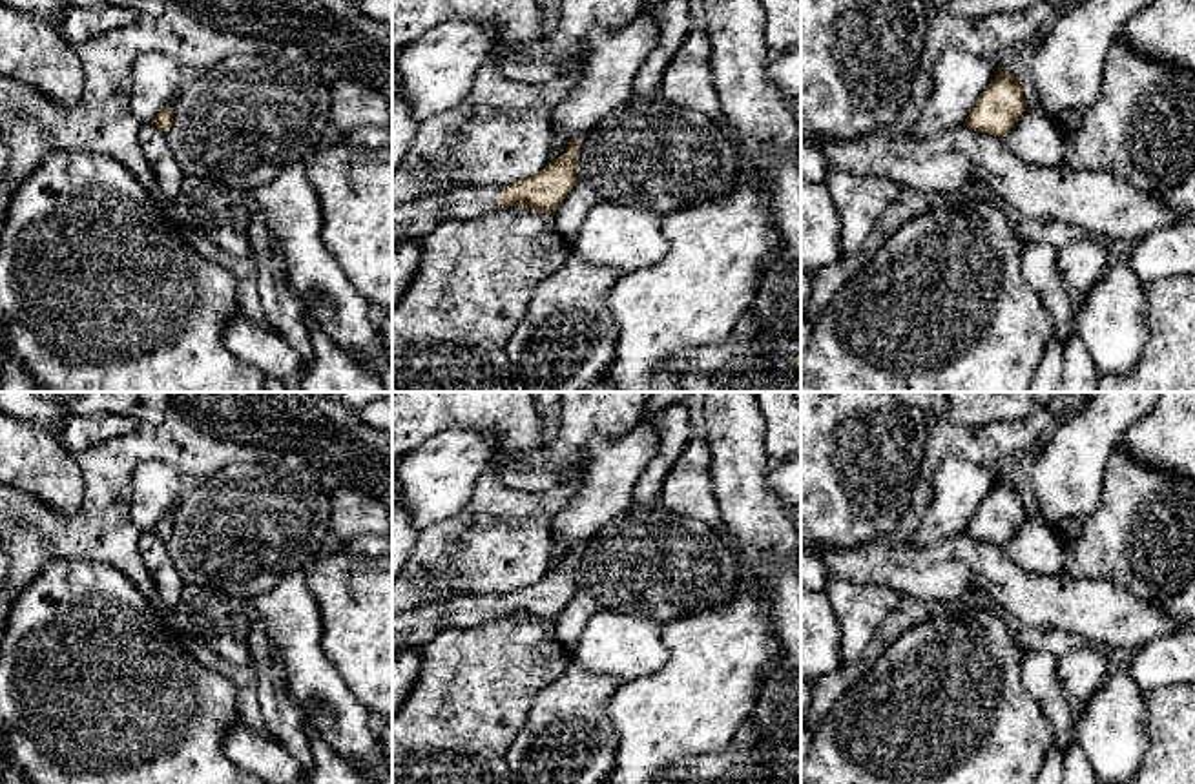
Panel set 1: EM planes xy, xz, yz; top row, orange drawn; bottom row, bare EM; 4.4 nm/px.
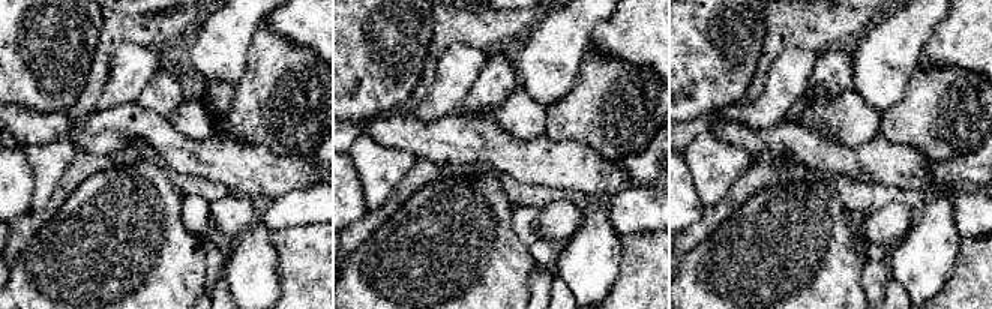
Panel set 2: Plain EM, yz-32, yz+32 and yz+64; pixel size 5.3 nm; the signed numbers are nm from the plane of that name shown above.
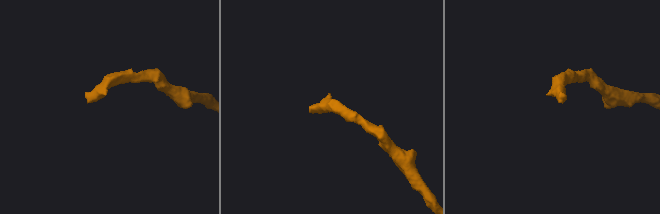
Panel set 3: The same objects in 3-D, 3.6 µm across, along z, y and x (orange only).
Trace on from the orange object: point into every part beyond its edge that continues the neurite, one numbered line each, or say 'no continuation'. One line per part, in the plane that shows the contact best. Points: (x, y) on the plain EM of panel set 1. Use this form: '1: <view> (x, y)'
1: xz (413, 628)

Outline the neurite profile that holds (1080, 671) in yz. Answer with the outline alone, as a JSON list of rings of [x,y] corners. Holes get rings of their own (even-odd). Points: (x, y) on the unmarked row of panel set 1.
[[[1084,644],[1056,658],[1056,682],[1065,696],[1089,700],[1113,671],[1117,655],[1106,647]]]

